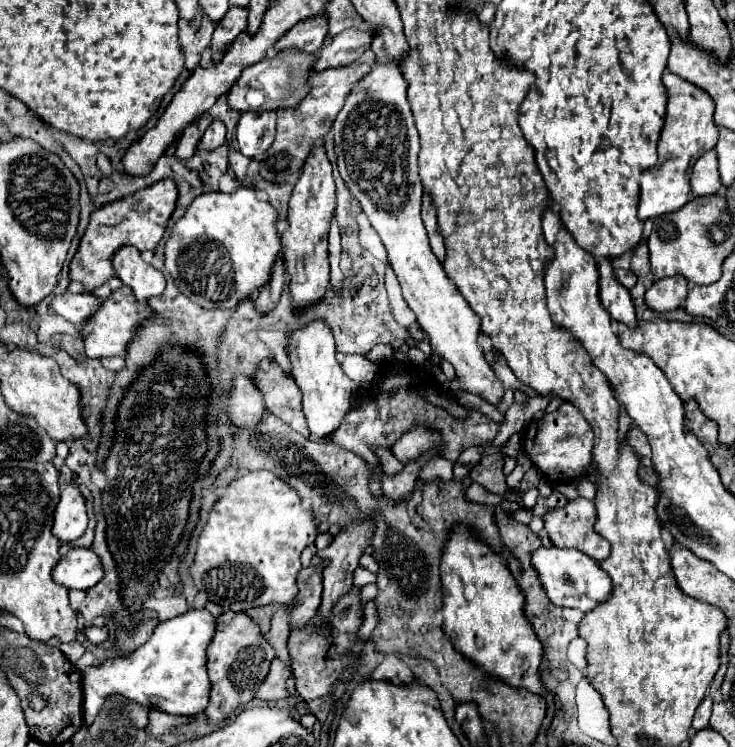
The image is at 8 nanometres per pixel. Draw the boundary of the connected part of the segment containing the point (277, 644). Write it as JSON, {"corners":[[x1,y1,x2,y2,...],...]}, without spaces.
{"corners":[[278,607,274,617,272,617,272,629,270,629,270,643,276,651,276,657,280,657,286,665,290,665,288,659,288,649,286,649,286,641,288,641,288,607]]}

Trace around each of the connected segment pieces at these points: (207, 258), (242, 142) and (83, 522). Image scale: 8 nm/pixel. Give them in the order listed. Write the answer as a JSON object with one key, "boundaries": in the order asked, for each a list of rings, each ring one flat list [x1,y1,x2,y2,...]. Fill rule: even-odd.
{"boundaries":[[[240,187,236,193,208,193,192,201,186,215,174,225,172,237,166,243,166,269,174,277,176,287,188,295,194,303,204,309,222,307,234,309,240,301,254,295,270,283,272,267,280,259,280,237,276,231,278,211,268,203,256,197,256,191,250,187]],[[246,111,238,121,240,153,256,159,264,155,276,133,276,111]],[[68,483,54,511,52,533,58,541,70,543,70,541,76,541,86,531,86,527,88,527,86,501,78,491,78,487,74,483]]]}

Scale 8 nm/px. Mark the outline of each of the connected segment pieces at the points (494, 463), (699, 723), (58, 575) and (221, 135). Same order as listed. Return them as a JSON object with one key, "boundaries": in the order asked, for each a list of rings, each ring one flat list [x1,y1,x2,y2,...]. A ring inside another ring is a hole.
{"boundaries":[[[486,455,470,471,470,479,480,483,490,493,506,493,506,477,502,473,502,455]],[[704,697,704,701,702,701,702,703,698,705,698,709,696,709,696,715,694,715,694,721,692,721,692,729,694,729,694,731,706,729,706,727,708,727,710,713,712,713,712,699,710,699,710,697]],[[70,549,54,567,52,579,66,589,88,591,104,577,100,557,92,549]],[[212,121,210,127,204,131,204,135,200,139,200,149,212,151,212,149,220,147,224,143,224,139,226,139,226,127,224,127,224,123,222,121]]]}

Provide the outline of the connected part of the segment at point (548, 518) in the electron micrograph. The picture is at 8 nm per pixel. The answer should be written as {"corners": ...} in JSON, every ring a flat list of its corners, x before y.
{"corners":[[578,497,560,509,548,511,542,519,544,529,556,547,578,549,590,555,596,563,604,561,610,555,610,543,592,527,596,521,592,501]]}

